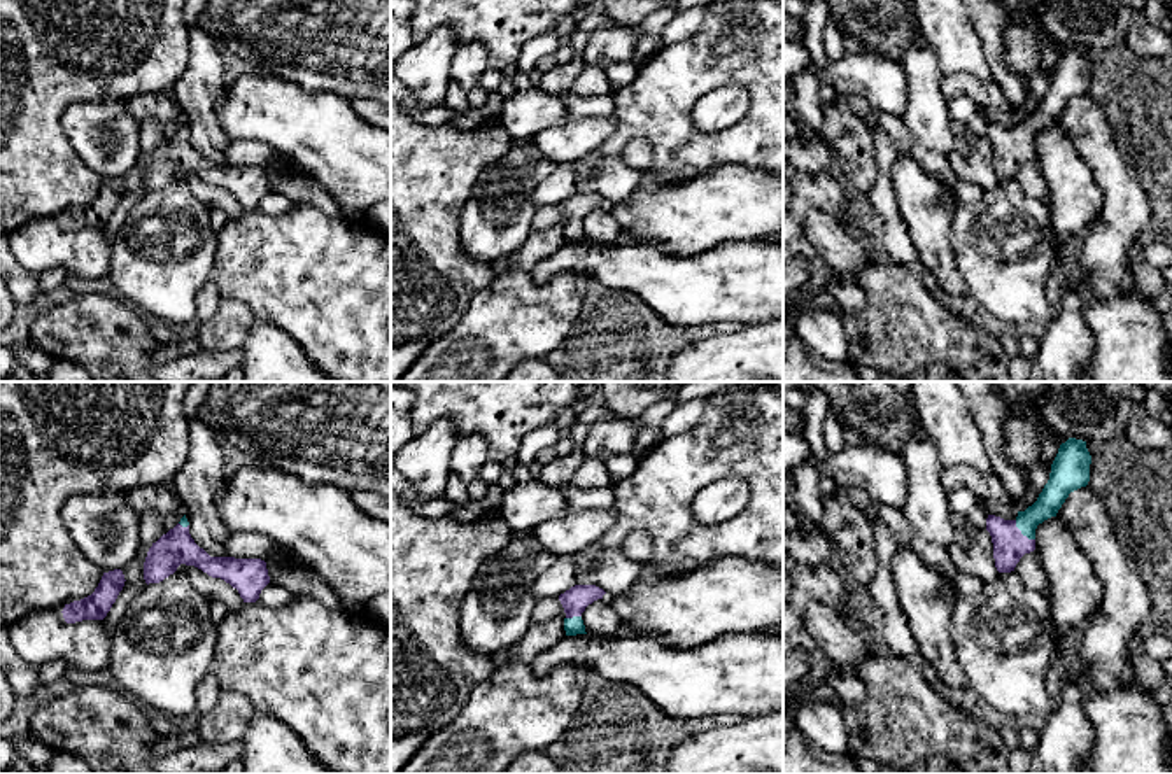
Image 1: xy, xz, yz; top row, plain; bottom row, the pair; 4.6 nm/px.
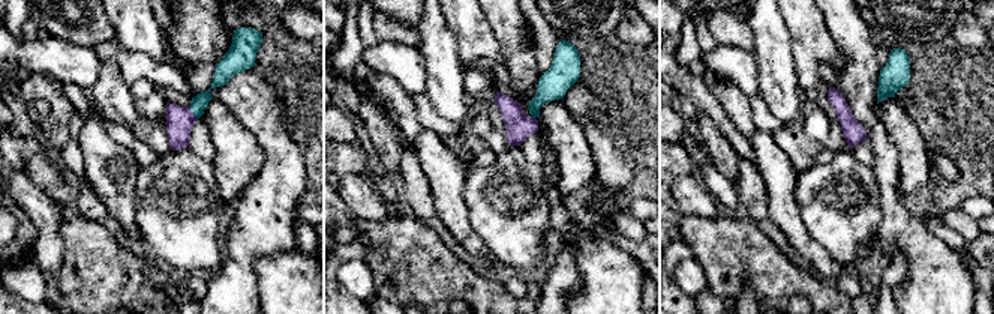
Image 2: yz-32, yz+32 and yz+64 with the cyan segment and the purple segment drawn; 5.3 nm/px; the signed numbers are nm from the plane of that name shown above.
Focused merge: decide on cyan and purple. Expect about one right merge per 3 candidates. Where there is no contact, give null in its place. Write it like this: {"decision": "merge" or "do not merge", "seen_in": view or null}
{"decision": "merge", "seen_in": "yz"}

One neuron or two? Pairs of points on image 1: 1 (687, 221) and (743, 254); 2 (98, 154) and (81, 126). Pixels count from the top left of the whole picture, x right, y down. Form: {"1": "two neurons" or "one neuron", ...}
{"1": "two neurons", "2": "one neuron"}

